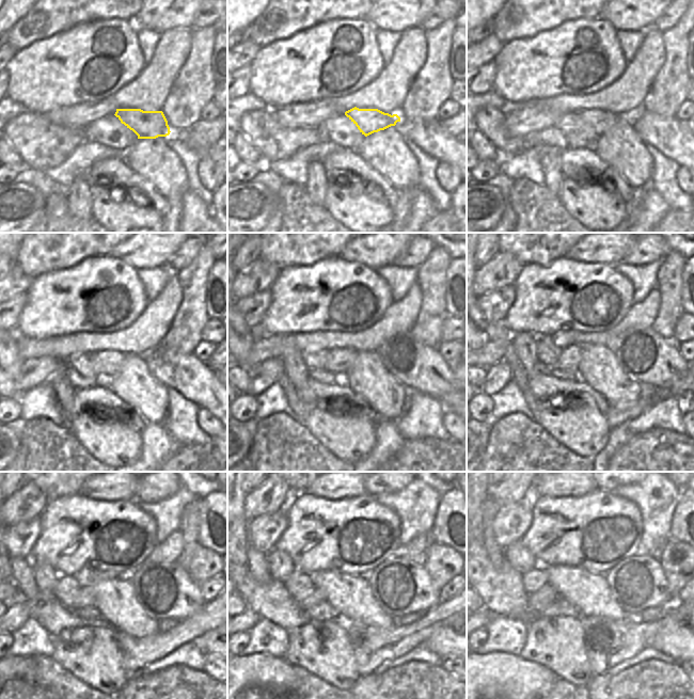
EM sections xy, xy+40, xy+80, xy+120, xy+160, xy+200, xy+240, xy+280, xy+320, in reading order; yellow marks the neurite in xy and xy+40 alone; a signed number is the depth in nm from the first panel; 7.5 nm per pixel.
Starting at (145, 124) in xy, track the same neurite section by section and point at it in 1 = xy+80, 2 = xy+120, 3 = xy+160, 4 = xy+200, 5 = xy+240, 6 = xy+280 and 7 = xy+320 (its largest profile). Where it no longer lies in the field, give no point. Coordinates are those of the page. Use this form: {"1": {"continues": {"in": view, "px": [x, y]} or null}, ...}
{"1": {"continues": {"in": "xy+80", "px": [600, 121]}}, "2": {"continues": {"in": "xy+120", "px": [109, 362]}}, "3": {"continues": {"in": "xy+160", "px": [340, 360]}}, "4": {"continues": {"in": "xy+200", "px": [571, 355]}}, "5": {"continues": {"in": "xy+240", "px": [85, 597]}}, "6": {"continues": {"in": "xy+280", "px": [317, 596]}}, "7": {"continues": {"in": "xy+320", "px": [538, 601]}}}

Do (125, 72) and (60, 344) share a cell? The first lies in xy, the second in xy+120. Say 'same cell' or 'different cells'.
different cells

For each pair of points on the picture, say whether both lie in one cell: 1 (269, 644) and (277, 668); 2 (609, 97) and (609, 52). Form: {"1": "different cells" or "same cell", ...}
{"1": "different cells", "2": "different cells"}

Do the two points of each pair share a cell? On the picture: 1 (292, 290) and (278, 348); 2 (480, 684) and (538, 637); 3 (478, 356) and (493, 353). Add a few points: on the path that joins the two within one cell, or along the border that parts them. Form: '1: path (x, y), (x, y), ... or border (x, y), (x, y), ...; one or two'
1: border (305, 332), (266, 335); two
2: border (519, 655), (527, 661), (543, 665); two
3: path (482, 356), (490, 354); one

